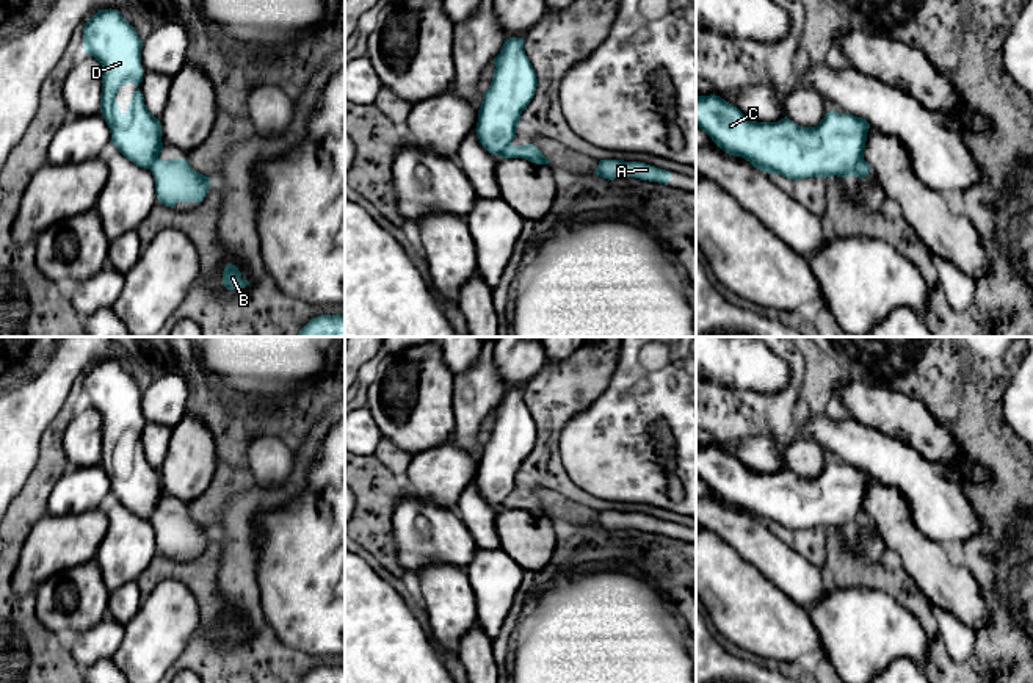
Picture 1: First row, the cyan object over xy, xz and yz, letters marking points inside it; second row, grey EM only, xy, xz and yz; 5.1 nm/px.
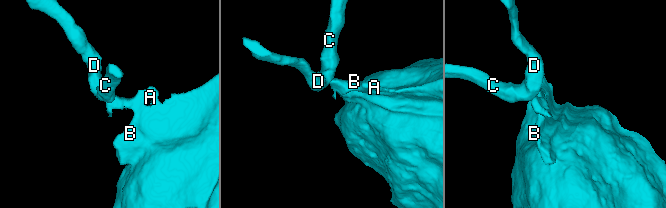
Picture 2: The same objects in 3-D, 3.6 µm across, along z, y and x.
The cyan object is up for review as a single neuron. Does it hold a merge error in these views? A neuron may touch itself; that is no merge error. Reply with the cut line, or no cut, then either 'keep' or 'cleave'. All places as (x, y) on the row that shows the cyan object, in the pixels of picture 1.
yz (862, 159), (853, 174) | cleave

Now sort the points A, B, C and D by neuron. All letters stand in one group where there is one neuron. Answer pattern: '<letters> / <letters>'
A B / C D

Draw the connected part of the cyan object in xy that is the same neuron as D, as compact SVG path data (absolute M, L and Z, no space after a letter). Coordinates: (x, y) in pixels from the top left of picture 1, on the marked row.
M97 9L83 27L83 50L102 66L100 113L111 143L136 166L150 169L163 150L160 121L147 111L140 88L125 113L116 102L122 85L143 81L141 47L143 41L118 9Z

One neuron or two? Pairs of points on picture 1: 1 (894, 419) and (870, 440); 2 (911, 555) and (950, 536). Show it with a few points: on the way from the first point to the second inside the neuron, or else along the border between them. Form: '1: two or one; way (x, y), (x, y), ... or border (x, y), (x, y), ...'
1: two; border (848, 415), (913, 448)
2: two; border (911, 516), (924, 534), (952, 550)

